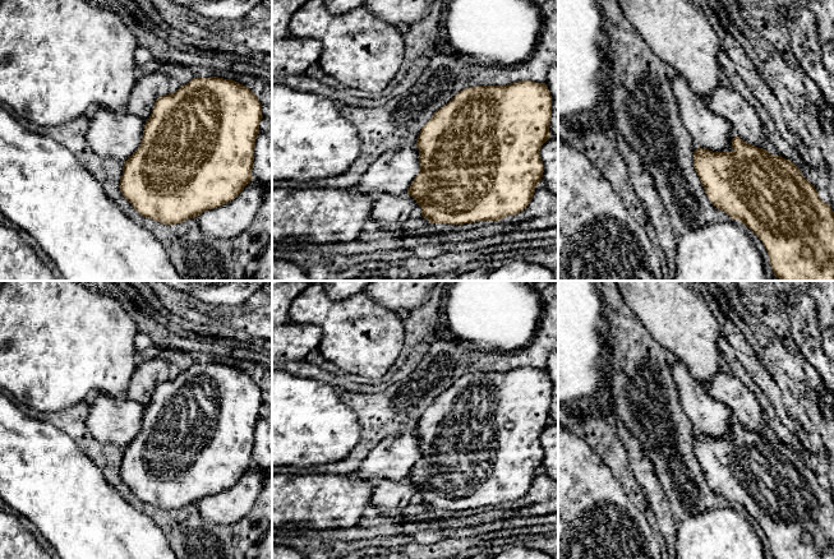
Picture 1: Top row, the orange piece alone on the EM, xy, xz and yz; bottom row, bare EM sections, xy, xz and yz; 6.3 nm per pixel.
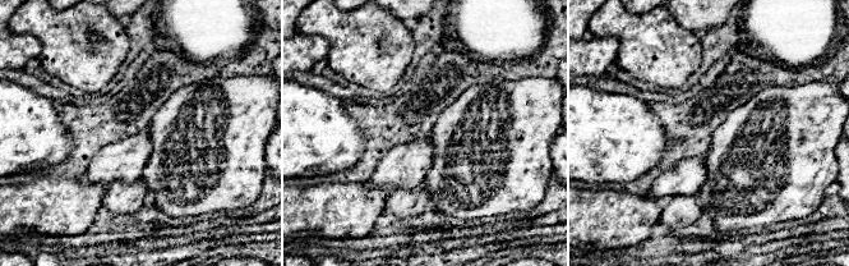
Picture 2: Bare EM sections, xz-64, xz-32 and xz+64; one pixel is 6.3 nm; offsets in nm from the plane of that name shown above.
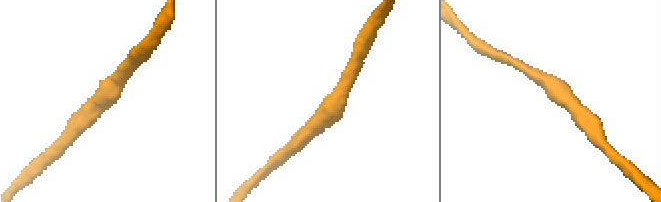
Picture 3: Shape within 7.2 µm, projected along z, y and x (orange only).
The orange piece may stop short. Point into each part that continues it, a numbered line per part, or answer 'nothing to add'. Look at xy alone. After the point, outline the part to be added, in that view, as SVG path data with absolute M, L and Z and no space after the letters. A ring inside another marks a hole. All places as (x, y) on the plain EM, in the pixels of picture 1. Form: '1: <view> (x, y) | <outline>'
1: xy (116, 420) | M98 392L89 398L87 429L96 442L125 448L140 431L144 411L125 396Z

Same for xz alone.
1: xz (392, 458) | M416 431L390 436L375 444L354 475L360 480L405 480L419 457Z

